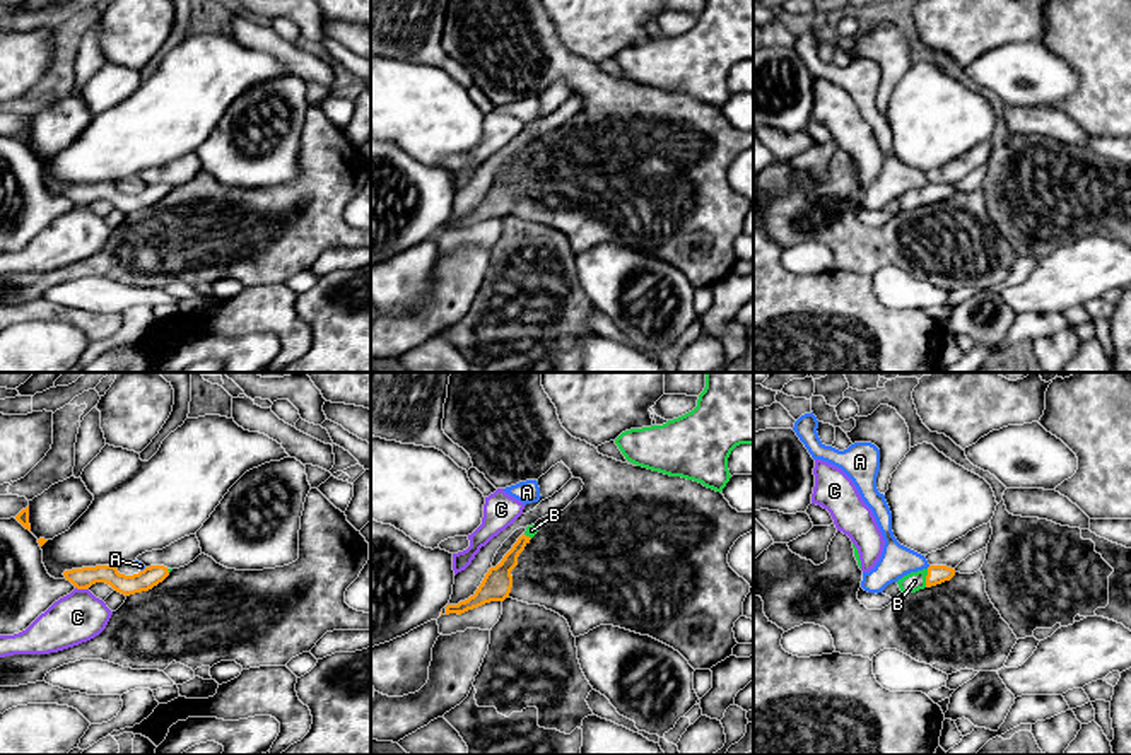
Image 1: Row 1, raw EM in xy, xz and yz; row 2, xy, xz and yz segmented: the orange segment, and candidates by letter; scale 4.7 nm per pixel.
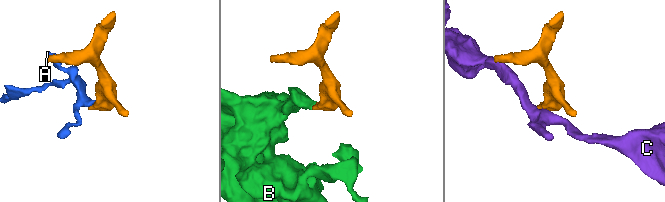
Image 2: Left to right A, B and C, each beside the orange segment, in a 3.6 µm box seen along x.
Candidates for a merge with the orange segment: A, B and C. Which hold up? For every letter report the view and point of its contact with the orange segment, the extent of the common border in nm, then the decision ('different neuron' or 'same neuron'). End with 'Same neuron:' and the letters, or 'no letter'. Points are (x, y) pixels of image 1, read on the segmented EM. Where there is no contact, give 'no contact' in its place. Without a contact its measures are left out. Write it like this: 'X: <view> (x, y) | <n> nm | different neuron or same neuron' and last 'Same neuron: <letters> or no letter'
A: xy (144, 569) | 40 nm | different neuron
B: yz (926, 578) | 90 nm | same neuron
C: xy (81, 588) | 60 nm | different neuron
Same neuron: B

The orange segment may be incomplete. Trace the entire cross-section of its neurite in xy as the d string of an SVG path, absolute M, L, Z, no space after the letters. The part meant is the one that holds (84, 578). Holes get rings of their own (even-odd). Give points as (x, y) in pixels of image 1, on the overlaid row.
M114 565L82 567L63 572L77 589L87 589L96 582L106 582L114 591L130 596L135 593L149 591L162 582L169 571L164 565L150 565L133 576L120 574Z

